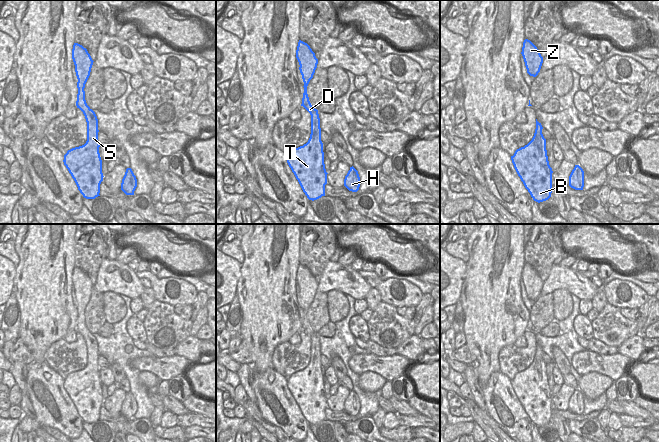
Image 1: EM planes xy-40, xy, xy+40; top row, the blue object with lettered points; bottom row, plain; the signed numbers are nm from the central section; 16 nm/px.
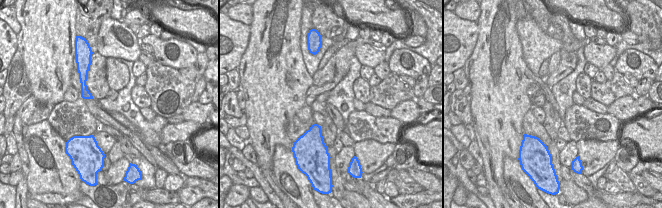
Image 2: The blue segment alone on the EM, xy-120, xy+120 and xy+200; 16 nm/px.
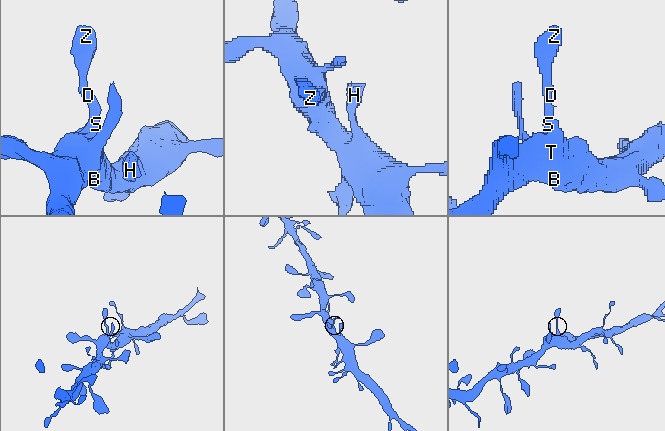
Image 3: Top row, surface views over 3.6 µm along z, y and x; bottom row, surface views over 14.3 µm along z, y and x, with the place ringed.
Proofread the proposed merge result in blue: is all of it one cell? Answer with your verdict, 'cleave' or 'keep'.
keep

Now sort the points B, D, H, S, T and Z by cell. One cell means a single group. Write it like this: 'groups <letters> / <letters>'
groups B D H S T Z

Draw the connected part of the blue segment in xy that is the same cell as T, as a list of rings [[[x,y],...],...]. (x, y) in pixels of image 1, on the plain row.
[[[299,264],[296,282],[304,306],[303,330],[311,339],[311,358],[308,366],[293,373],[287,381],[287,387],[298,404],[303,416],[309,424],[317,424],[325,420],[327,396],[324,388],[323,367],[318,334],[315,333],[307,318],[307,310],[313,302],[318,283],[310,270]]]

